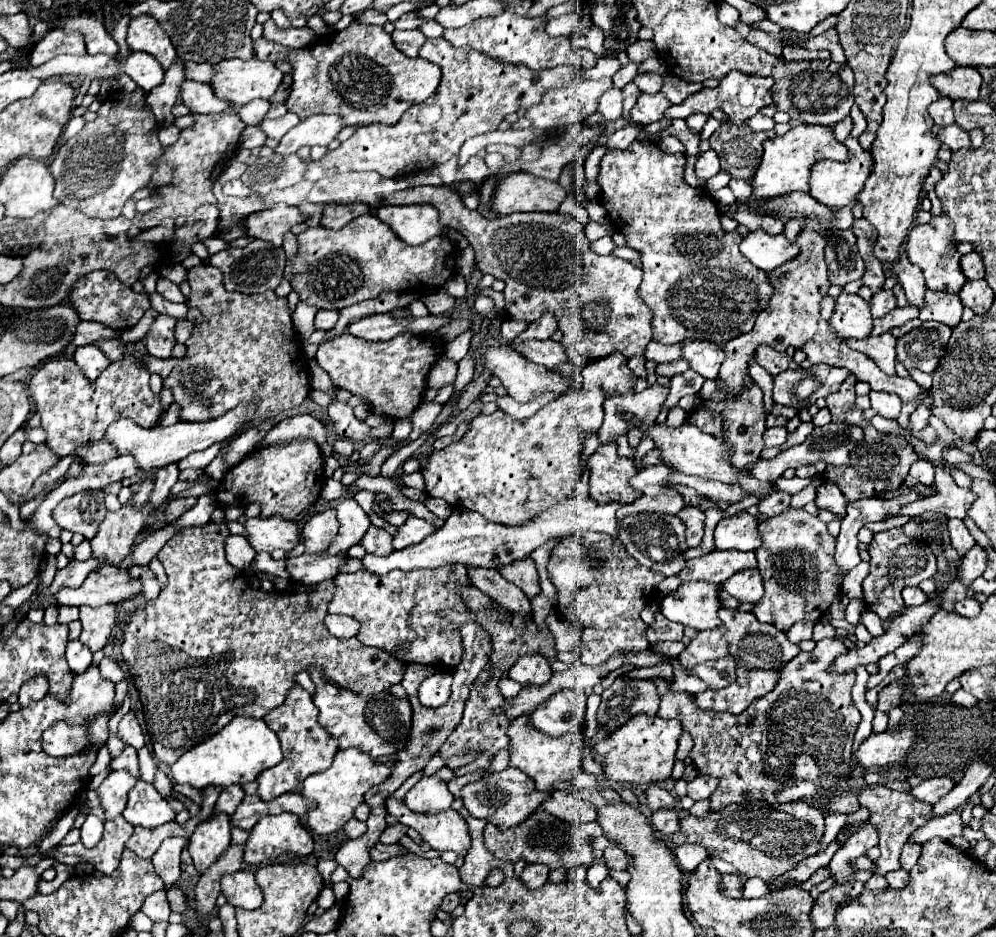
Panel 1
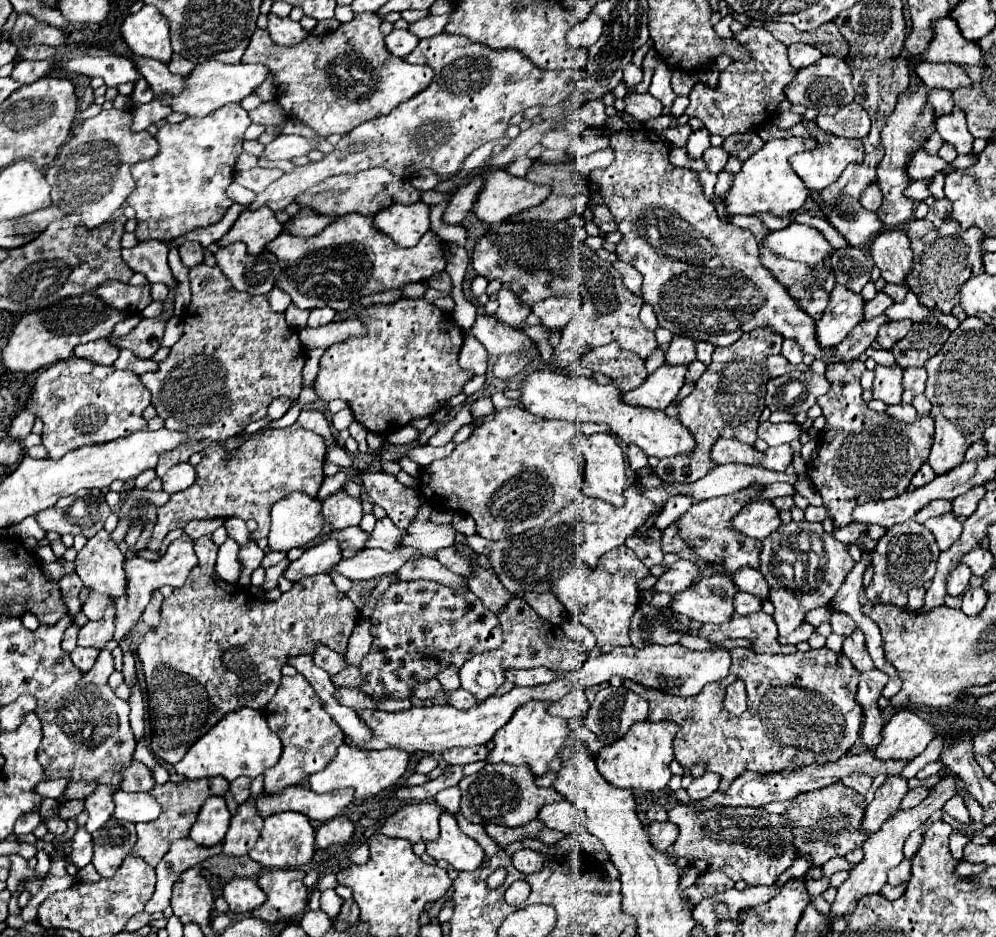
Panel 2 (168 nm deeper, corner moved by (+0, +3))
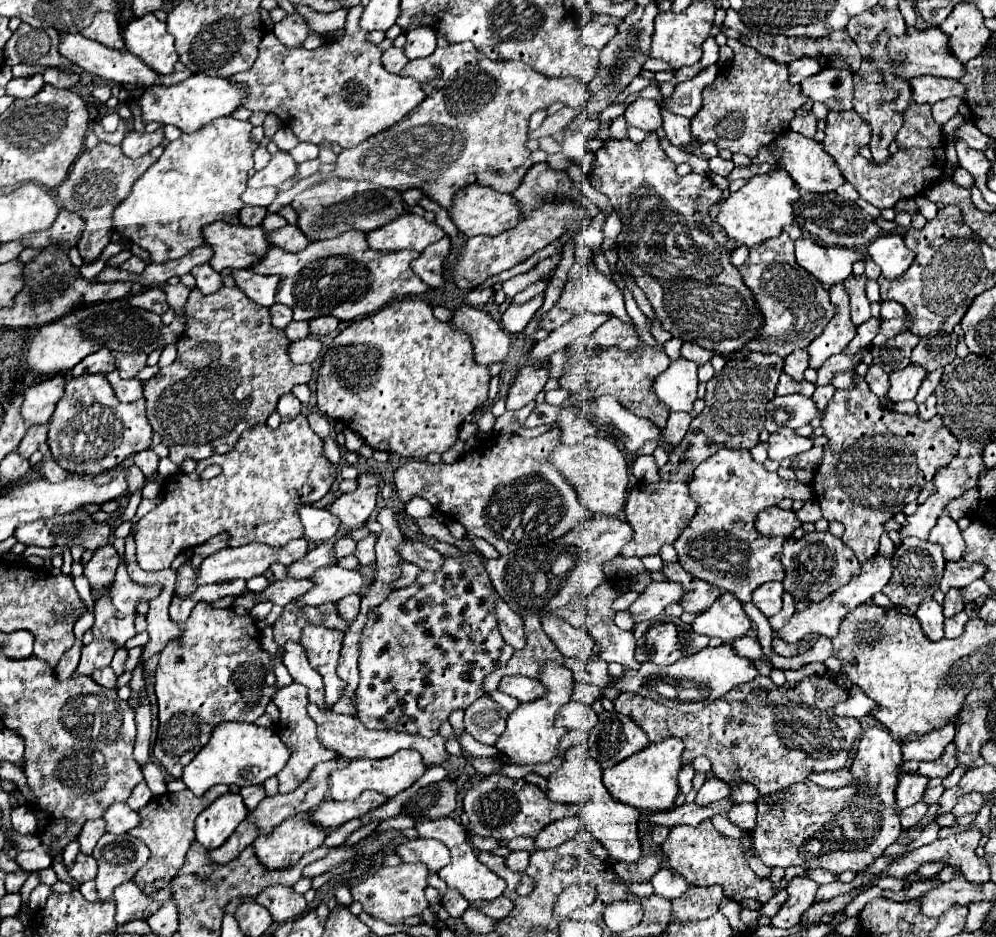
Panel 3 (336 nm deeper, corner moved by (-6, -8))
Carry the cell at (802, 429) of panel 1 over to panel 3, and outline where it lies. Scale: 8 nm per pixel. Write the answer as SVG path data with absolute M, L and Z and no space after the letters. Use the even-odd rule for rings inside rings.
M722 448L704 460L696 468L688 488L690 496L698 502L698 512L674 542L678 562L686 572L716 584L720 590L732 592L740 602L752 600L752 590L760 584L784 578L780 552L786 538L760 536L754 528L754 520L760 510L776 506L782 498L808 500L812 488L768 472L762 464L752 460L750 450L734 448Z

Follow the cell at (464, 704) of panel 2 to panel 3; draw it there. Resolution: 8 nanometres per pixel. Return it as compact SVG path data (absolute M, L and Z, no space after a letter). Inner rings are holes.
M480 696L474 704L468 706L468 710L464 714L464 728L478 742L494 746L506 728L506 718L508 718L508 714L490 696ZM490 712L492 712L492 718L482 716L482 714L490 714Z

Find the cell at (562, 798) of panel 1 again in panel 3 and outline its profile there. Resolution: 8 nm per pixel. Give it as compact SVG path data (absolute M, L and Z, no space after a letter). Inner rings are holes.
M570 816L570 818L562 818L556 820L552 824L548 824L548 828L544 828L538 836L536 836L536 848L538 850L548 850L548 848L556 848L562 842L574 838L574 834L580 830L582 820L580 816Z

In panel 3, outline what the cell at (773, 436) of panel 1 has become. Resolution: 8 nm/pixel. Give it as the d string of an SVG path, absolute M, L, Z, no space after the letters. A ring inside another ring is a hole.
M782 426L778 432L770 434L768 458L776 460L776 462L782 462L782 460L798 456L798 454L802 454L802 452L806 452L810 448L812 448L810 438L802 438L794 430L788 430L788 428Z

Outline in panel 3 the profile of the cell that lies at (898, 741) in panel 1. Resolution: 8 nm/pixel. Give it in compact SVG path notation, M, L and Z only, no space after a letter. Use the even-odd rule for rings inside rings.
M946 724L944 728L932 730L916 740L910 740L902 746L904 760L936 760L944 748L954 740L954 724Z

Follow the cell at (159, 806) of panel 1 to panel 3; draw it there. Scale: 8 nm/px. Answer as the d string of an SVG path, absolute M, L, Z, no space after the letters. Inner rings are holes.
M112 804L106 814L106 832L112 834L126 834L132 828L136 828L140 824L140 814L136 810L132 810L128 804Z

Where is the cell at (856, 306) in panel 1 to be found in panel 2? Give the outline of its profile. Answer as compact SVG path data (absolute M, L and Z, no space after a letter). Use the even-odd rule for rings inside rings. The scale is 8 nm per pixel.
M836 285L830 293L830 303L818 321L818 345L836 347L862 321L864 299L850 289Z

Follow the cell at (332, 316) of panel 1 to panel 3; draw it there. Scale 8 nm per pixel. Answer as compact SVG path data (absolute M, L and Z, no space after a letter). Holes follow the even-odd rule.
M320 316L310 320L310 334L312 336L328 336L338 328L338 320L332 316Z

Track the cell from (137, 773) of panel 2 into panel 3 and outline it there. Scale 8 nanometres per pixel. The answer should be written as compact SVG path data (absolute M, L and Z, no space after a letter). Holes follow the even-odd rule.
M142 780L136 788L134 788L134 792L132 792L132 796L130 796L130 800L128 800L128 806L132 808L132 810L140 810L140 808L144 808L150 800L152 800L152 792L150 792L150 788L146 786L146 782Z

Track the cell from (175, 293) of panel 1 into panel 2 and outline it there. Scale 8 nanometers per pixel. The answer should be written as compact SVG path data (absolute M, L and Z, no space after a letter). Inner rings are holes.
M142 241L132 249L122 249L122 259L134 273L142 273L150 283L172 283L168 267L168 245L162 241Z

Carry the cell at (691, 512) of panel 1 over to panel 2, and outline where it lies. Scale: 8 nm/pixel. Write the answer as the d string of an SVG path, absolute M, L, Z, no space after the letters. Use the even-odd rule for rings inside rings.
M676 523L670 525L670 527L664 531L664 535L662 535L662 551L664 551L664 553L676 553L680 559L696 562L701 568L705 564L702 559L696 559L694 549L690 549L690 545L686 545L686 543L680 539Z

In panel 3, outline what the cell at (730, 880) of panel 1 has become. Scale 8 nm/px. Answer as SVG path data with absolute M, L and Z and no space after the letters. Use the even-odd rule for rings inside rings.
M692 886L684 896L672 900L672 910L678 920L704 920L718 912L722 900L724 890L720 886Z

